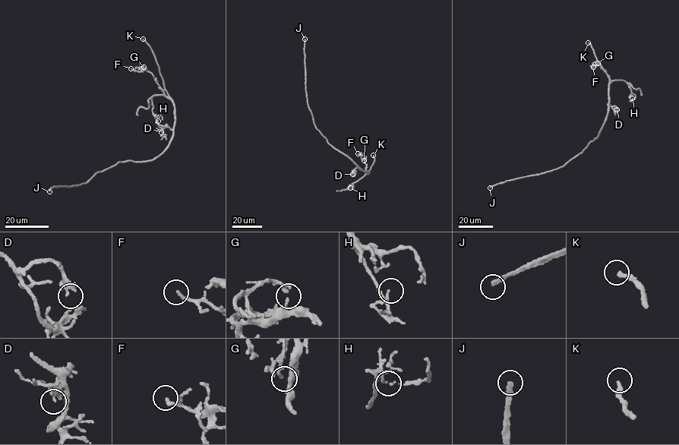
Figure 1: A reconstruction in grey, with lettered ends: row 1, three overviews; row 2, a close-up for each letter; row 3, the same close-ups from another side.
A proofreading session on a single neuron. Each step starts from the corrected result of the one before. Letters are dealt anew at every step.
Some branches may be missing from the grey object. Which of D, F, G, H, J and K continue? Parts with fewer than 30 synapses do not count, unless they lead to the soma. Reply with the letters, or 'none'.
J, K

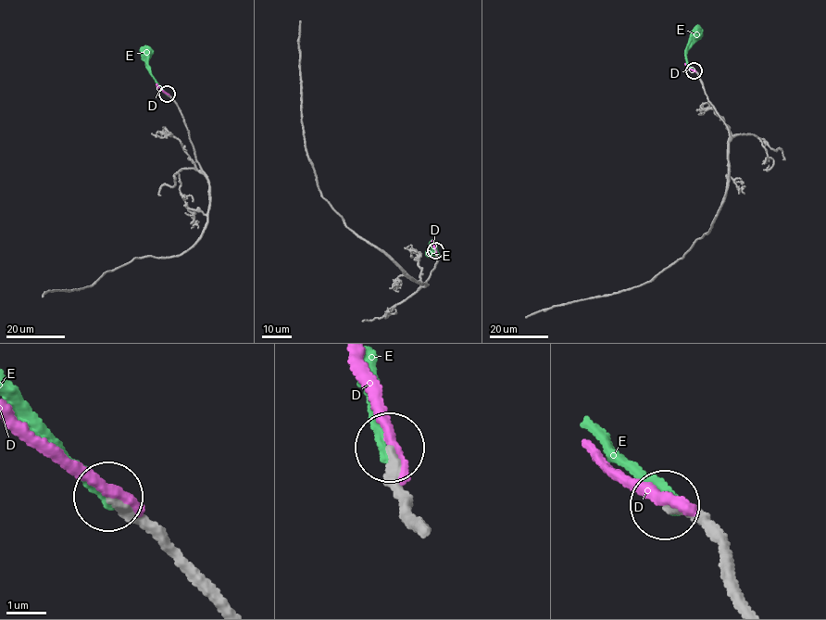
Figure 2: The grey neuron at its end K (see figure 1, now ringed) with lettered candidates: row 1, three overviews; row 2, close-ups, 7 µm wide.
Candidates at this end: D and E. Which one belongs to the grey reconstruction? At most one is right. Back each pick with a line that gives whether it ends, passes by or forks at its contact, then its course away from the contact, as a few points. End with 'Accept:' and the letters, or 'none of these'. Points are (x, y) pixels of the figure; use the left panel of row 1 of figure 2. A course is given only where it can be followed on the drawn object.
Accept: none of these

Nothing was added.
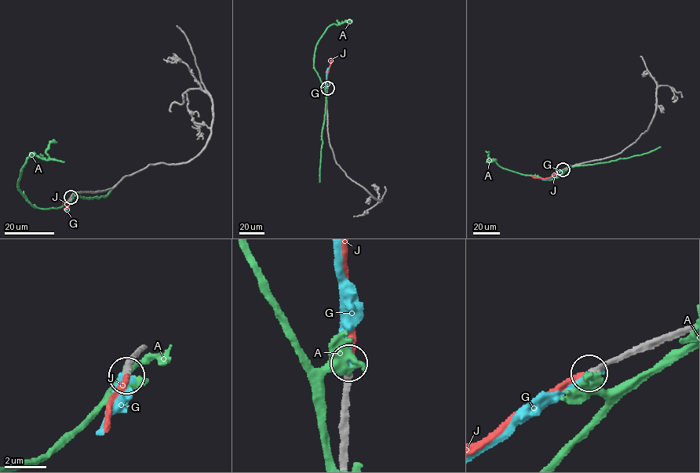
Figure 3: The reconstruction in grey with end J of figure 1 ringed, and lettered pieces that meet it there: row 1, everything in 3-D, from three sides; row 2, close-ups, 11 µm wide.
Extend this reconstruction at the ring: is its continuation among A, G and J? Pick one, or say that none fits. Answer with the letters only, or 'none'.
J

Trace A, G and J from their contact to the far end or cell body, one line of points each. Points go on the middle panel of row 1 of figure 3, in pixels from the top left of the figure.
A: (327, 89), (324, 88), (314, 68), (315, 46), (326, 27), (333, 23), (352, 20)
G: (326, 89), (329, 68)
J: (327, 88), (328, 71), (333, 59)

